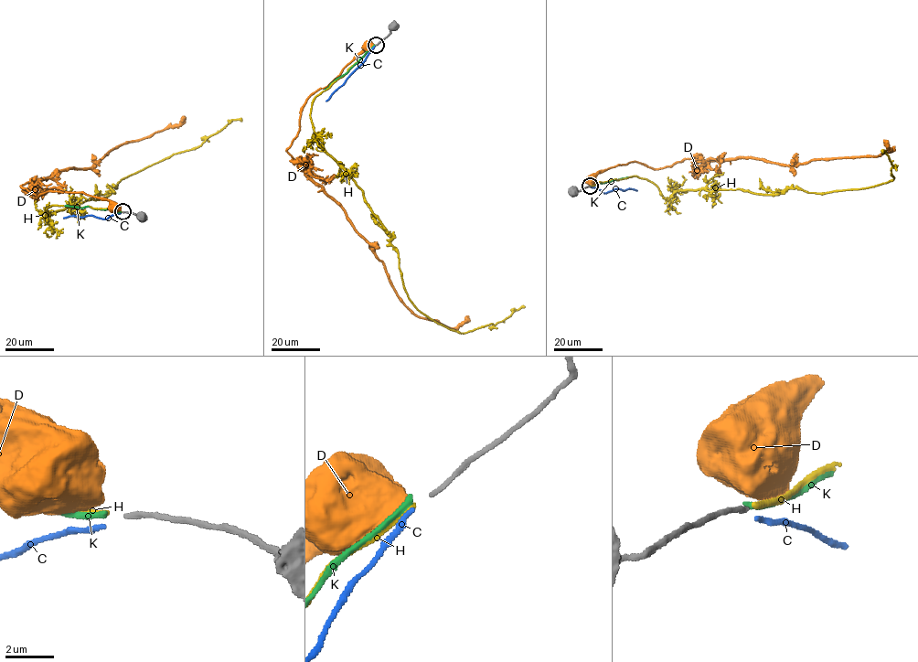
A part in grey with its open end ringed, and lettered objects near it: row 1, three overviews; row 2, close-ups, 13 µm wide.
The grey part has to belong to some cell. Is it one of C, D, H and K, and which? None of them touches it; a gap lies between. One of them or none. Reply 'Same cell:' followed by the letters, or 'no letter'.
Same cell: no letter

